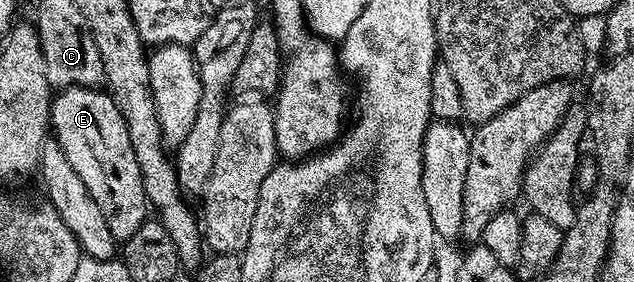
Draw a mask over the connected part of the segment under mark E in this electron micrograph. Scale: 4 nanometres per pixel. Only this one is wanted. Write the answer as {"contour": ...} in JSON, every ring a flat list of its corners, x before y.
{"contour":[[67,87,58,90,51,104,51,131,67,161,71,161,71,167,87,185,91,197,95,197,95,205,99,205,99,213,103,213,103,221,107,221,107,229,111,229,114,239,129,239,135,229,139,229,139,225,146,223,148,215,145,214,151,211,151,203,145,198,139,161,135,157,131,137,127,137,127,121,123,121,123,113,119,113,119,105,115,105,113,96,108,90,97,87]]}

